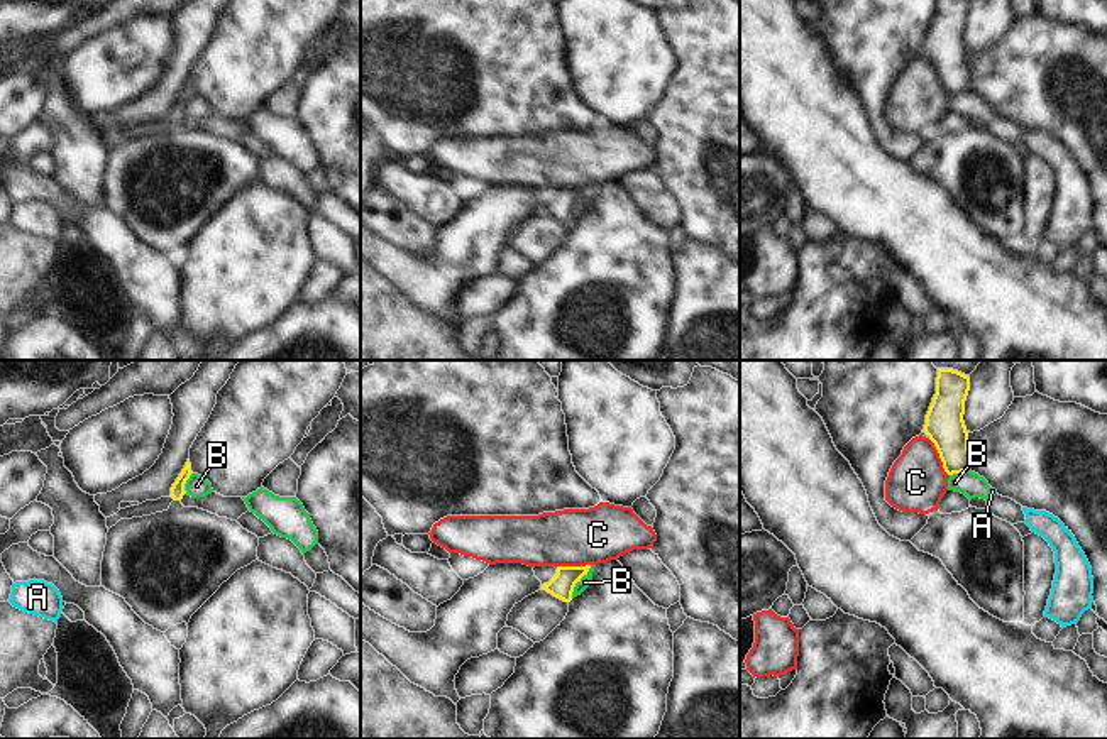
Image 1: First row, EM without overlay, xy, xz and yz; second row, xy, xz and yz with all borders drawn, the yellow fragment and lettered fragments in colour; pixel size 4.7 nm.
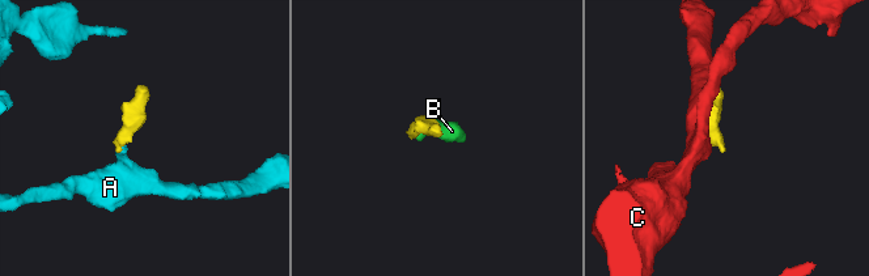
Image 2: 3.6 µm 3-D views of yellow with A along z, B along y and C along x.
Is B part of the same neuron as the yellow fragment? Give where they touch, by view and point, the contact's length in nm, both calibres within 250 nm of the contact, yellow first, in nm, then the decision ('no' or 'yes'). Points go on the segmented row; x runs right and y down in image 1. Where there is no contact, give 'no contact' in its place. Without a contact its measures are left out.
xz (578, 580) | 190 nm | 110/50 nm | no

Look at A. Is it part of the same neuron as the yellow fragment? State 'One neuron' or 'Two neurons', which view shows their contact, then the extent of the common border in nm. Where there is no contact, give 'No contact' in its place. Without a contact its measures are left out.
Two neurons. Touches yellow in xy. Shared border 50 nm

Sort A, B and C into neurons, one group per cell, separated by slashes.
A B / C

